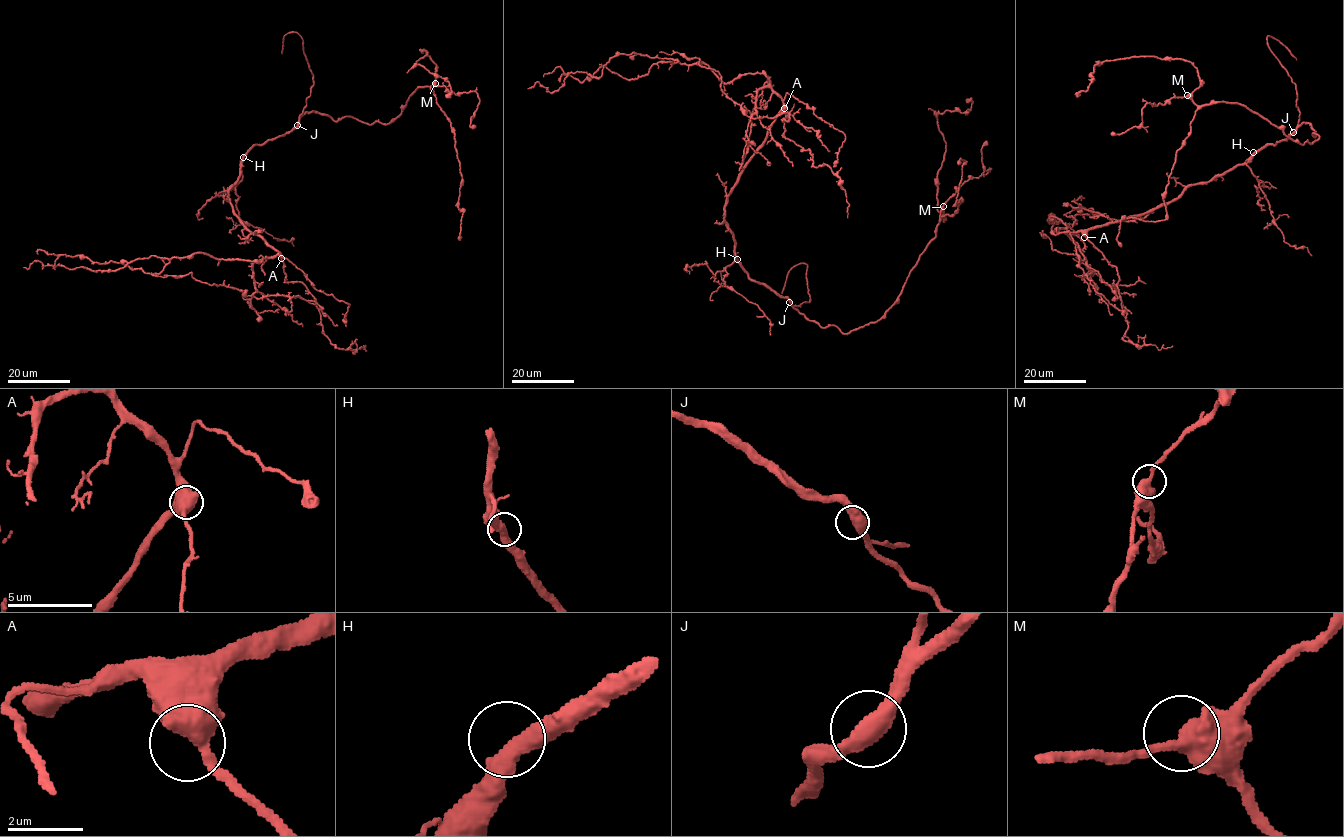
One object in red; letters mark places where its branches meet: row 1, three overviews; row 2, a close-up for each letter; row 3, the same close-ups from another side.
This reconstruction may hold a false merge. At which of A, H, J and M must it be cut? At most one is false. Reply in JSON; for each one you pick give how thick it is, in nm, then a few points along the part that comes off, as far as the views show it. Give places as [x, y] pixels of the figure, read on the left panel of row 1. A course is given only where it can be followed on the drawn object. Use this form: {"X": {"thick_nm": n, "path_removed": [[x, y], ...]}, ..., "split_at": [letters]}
{"split_at": []}

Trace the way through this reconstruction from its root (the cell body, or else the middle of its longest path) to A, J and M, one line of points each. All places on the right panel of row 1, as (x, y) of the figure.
A: (1254, 154), (1244, 163), (1208, 181), (1190, 184), (1167, 203), (1116, 222), (1096, 225), (1084, 237)
J: (1254, 154), (1294, 133)
M: (1254, 154), (1286, 139), (1304, 122), (1319, 137), (1300, 145), (1244, 106), (1221, 101), (1199, 106), (1187, 95)

